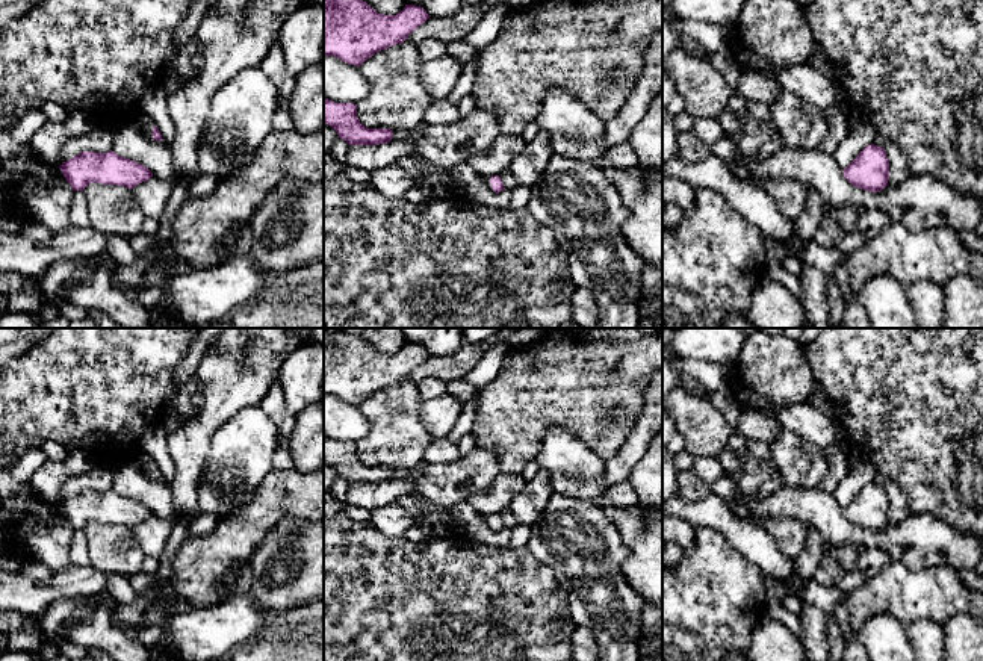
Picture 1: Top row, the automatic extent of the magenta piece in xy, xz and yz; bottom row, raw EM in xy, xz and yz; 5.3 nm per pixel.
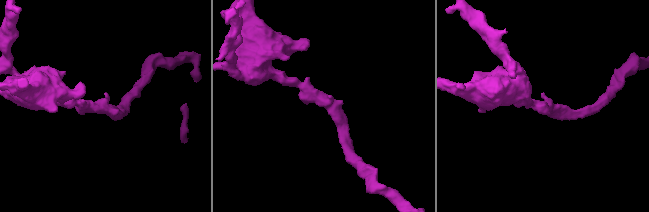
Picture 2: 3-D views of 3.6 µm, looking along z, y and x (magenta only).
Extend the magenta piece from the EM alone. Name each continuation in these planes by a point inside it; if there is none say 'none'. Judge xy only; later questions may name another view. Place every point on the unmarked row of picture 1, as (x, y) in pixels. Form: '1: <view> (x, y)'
none

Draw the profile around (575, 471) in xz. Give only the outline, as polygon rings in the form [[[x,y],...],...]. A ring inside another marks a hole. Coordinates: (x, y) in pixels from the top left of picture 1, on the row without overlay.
[[[564,427],[550,428],[535,458],[550,473],[554,493],[593,499],[606,493],[605,461]]]

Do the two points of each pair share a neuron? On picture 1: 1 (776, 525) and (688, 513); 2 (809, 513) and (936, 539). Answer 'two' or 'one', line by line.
1: two
2: one

